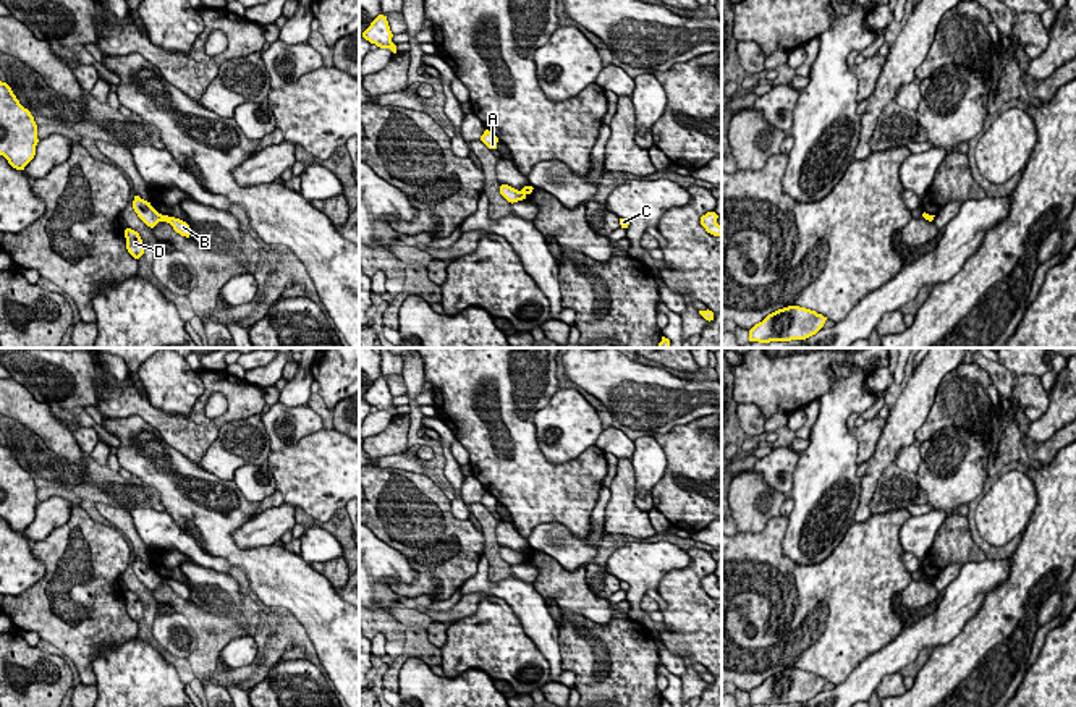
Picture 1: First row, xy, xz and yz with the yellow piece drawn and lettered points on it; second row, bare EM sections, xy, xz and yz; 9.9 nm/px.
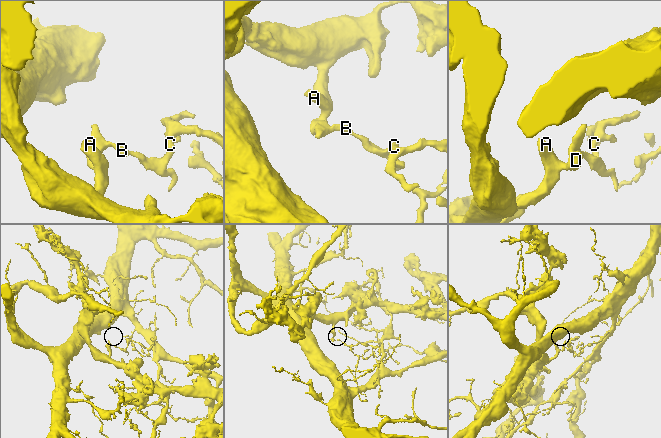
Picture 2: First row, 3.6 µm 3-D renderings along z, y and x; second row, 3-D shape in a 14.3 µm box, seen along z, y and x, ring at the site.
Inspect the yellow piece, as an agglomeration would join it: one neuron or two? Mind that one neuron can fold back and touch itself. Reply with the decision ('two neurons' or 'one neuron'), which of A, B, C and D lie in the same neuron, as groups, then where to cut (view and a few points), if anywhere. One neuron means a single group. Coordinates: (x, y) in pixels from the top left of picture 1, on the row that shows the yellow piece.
two neurons; A D / B C; cut in xy along (160, 215), (162, 220)

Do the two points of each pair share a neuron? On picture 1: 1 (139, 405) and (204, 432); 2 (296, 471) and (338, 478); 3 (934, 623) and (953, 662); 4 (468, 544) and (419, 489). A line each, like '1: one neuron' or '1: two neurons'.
1: one neuron
2: one neuron
3: two neurons
4: one neuron

